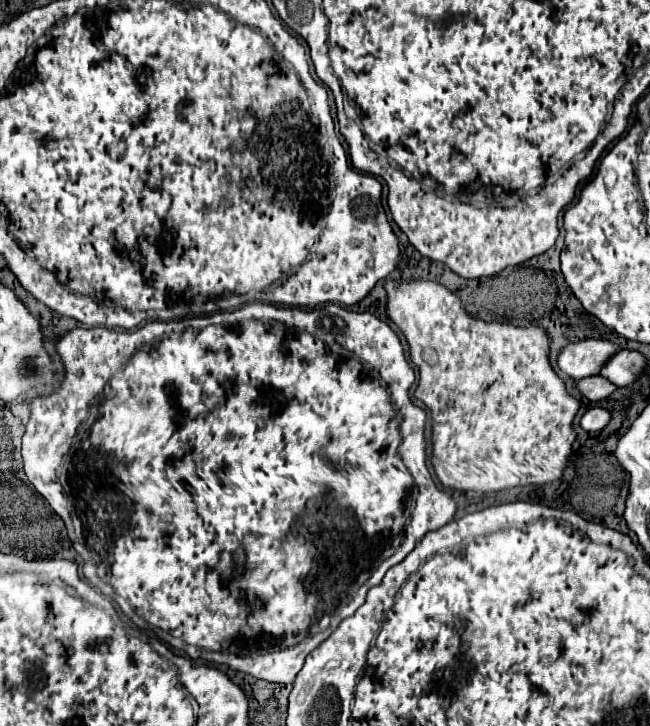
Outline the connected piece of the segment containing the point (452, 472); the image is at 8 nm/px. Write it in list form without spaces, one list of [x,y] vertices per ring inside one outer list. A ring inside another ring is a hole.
[[[388,281],[386,291],[386,311],[404,331],[410,345],[410,357],[420,367],[416,397],[432,415],[432,465],[442,485],[458,491],[490,493],[520,485],[544,485],[558,479],[572,451],[572,441],[576,439],[572,419],[580,403],[566,393],[564,381],[548,363],[548,337],[544,329],[472,319],[462,309],[460,299],[434,281]]]

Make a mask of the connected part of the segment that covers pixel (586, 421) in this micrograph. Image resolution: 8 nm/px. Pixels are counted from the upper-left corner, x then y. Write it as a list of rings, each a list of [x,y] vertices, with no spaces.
[[[590,407],[584,413],[584,417],[580,419],[580,427],[584,431],[600,431],[600,429],[604,429],[608,425],[608,421],[610,421],[610,413],[606,409]]]

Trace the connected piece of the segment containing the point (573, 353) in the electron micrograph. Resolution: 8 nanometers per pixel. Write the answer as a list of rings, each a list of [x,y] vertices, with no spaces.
[[[584,339],[578,343],[568,343],[558,353],[558,367],[572,379],[582,379],[598,375],[600,367],[614,355],[620,347],[602,339]]]

